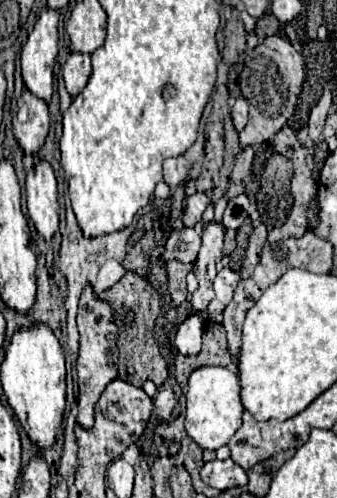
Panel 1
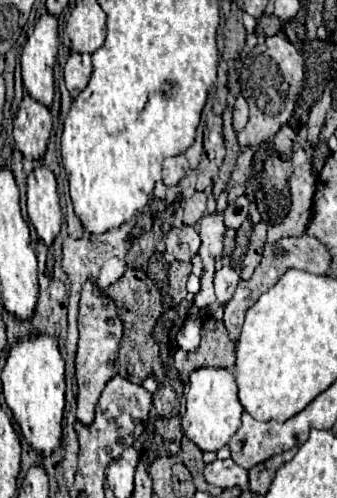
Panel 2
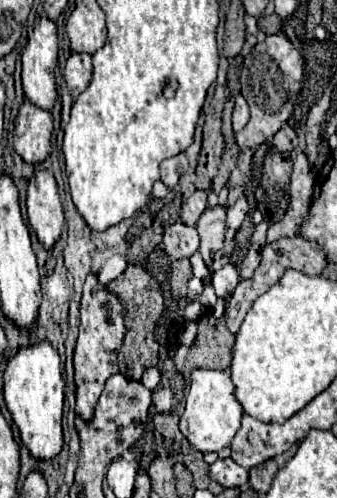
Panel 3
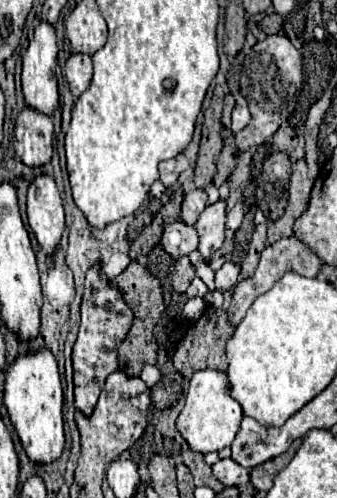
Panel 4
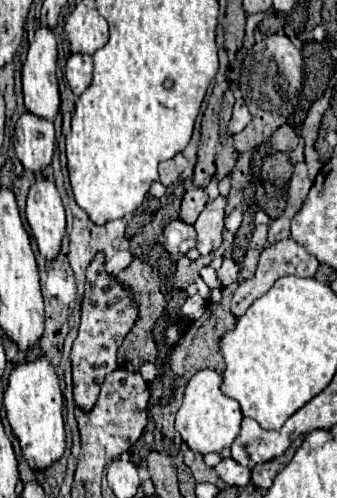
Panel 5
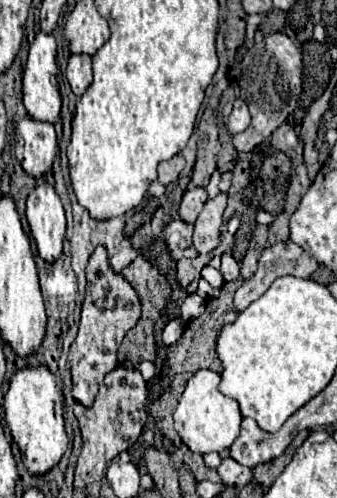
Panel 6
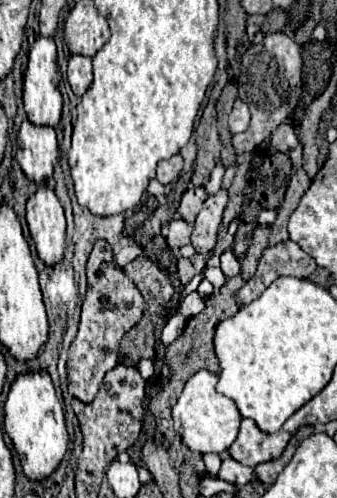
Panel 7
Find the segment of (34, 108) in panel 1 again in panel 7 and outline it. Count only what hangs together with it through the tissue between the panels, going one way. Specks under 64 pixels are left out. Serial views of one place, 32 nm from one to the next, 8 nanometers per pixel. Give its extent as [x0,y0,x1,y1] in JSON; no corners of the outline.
[16,120,58,184]

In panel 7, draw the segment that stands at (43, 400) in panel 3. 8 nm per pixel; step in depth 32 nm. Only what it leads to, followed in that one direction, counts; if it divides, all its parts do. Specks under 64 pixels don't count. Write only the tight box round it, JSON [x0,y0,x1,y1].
[4,372,68,482]

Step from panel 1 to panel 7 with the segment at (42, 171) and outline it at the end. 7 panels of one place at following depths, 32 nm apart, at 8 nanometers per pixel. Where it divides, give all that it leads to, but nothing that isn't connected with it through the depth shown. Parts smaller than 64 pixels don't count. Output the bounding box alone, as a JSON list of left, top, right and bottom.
[26,186,66,266]

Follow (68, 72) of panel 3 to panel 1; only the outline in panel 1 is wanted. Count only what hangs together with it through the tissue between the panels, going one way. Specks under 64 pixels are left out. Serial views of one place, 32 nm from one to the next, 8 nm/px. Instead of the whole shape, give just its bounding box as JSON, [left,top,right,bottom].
[62,54,92,96]

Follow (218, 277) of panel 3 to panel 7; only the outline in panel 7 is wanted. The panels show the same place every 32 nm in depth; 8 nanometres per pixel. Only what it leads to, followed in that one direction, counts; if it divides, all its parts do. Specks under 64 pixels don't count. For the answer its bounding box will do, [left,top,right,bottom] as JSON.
[220,248,240,278]

